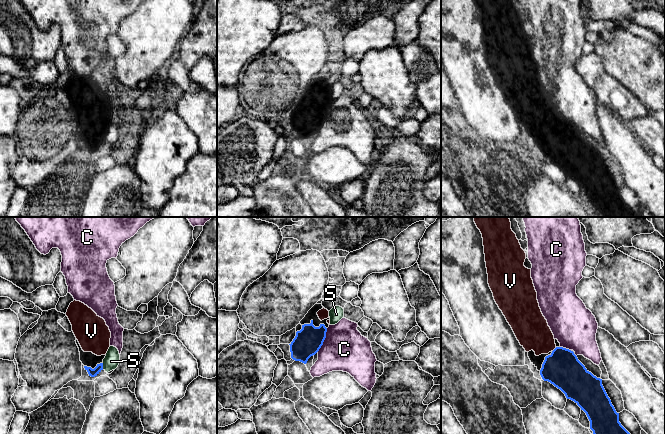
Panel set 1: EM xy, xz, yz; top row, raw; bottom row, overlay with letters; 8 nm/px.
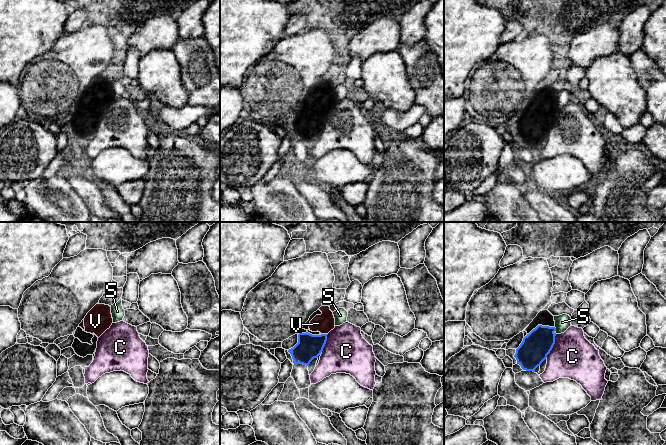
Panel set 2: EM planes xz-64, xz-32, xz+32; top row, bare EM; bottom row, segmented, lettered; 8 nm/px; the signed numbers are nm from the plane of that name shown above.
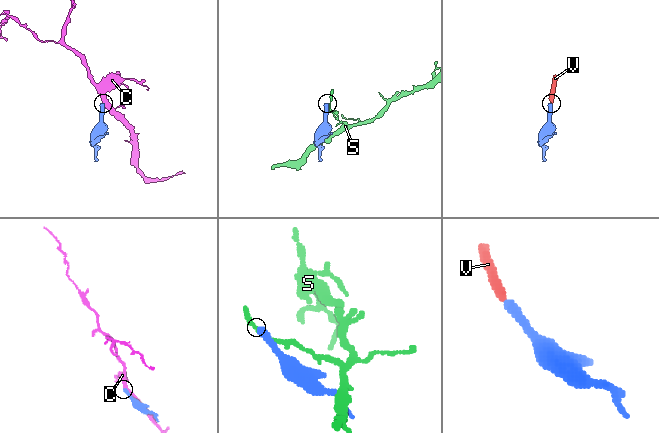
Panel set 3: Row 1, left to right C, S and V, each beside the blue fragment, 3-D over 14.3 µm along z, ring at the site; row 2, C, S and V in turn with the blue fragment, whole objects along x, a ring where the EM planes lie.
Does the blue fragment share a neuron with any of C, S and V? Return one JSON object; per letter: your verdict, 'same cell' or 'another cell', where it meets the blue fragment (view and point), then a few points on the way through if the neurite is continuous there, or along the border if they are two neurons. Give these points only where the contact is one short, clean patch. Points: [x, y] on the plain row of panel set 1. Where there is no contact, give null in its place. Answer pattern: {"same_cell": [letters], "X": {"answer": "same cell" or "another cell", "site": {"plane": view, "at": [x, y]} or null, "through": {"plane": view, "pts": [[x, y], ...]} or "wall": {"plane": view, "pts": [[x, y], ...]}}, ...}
{"same_cell": ["V"], "C": {"answer": "another cell", "site": {"plane": "xz", "at": [324, 115]}, "wall": {"plane": "xz", "pts": [[327, 104], [325, 115], [317, 127]]}}, "S": {"answer": "another cell", "site": {"plane": "xy", "at": [102, 142]}}, "V": {"answer": "same cell", "site": {"plane": "yz", "at": [554, 125]}, "through": {"plane": "yz", "pts": [[562, 144], [561, 134], [554, 125], [531, 105]]}}}

